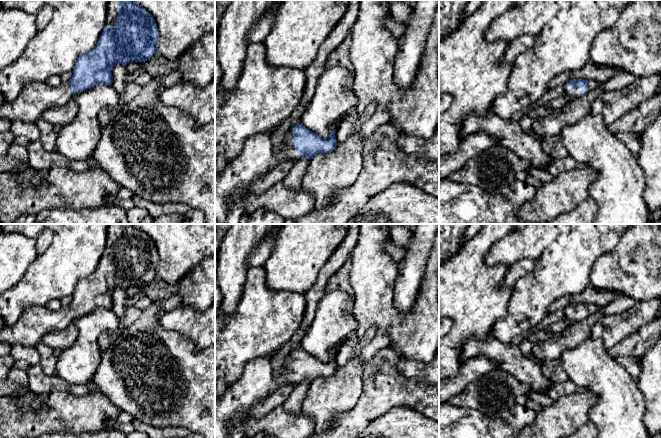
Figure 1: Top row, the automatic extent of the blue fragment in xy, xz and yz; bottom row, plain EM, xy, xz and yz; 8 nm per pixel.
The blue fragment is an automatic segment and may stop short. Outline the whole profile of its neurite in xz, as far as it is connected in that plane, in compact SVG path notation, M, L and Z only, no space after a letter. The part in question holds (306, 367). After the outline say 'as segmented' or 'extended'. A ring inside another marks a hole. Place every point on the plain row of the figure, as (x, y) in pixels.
M297 348L286 356L283 371L279 377L276 377L272 358L277 352L274 352L271 356L248 362L239 380L227 385L225 392L215 401L215 438L227 438L230 431L228 423L234 416L250 412L255 404L266 399L279 387L287 383L297 384L302 380L307 380L311 384L315 379L333 375L337 370L335 353L332 354L329 361L322 362L301 348Z; extended

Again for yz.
M571 303L564 309L564 312L565 317L574 325L598 310L599 308L594 305L588 306L584 303Z; extended

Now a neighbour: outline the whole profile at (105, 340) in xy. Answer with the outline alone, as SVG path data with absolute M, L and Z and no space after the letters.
M119 329L112 333L104 333L98 339L98 344L101 352L106 350L112 343L114 343L116 336L119 334Z

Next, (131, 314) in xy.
M134 306L127 307L123 316L119 317L119 331L123 331L138 319L141 311Z

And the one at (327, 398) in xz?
M360 356L351 358L333 375L317 378L310 385L301 412L311 418L314 433L328 430L344 413L351 410L363 392Z

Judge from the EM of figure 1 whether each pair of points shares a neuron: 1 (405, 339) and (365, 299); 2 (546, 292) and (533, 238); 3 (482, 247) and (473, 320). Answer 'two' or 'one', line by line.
1: one
2: two
3: one

